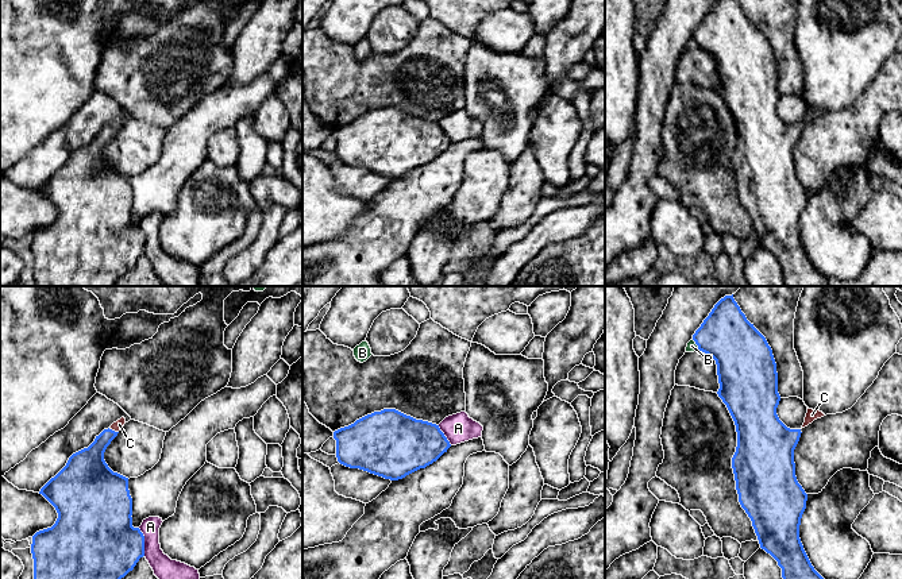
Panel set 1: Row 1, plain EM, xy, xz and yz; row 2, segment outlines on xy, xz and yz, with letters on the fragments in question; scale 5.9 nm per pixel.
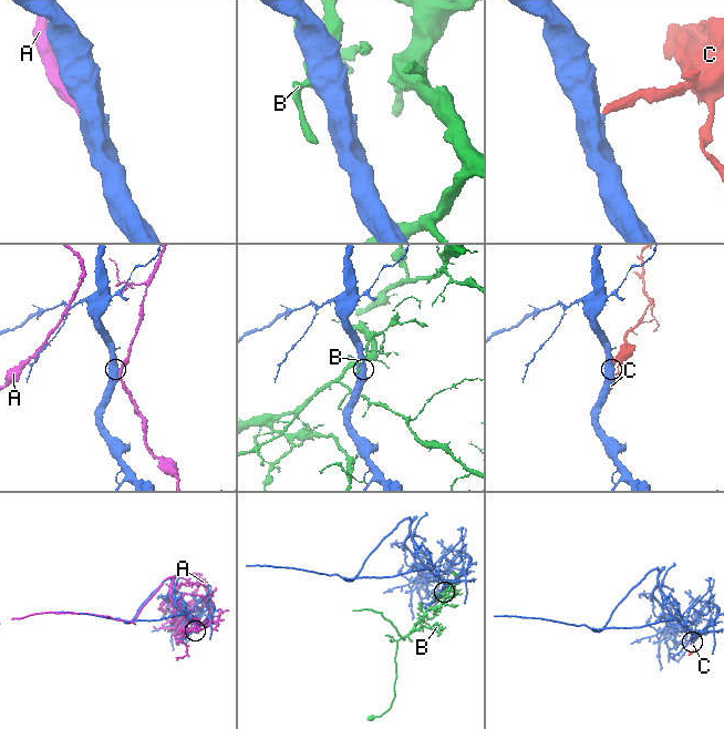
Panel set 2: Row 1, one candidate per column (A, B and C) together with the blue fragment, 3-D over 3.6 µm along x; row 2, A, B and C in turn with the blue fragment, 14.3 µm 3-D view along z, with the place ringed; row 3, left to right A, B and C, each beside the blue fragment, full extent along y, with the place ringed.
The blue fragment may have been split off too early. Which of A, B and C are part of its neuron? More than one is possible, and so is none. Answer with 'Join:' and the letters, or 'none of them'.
Join: C

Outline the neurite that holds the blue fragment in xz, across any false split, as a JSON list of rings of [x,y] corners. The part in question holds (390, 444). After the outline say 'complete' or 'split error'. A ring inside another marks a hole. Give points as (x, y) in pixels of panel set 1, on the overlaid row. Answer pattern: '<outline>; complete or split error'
[[[396,409],[367,414],[334,432],[338,462],[390,480],[425,468],[451,447],[439,425]]]; complete

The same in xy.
[[[122,417],[104,429],[41,489],[58,518],[51,528],[32,536],[34,579],[122,579],[144,556],[144,536],[132,526],[128,478],[113,472],[104,460],[107,447],[124,424]]]; split error

